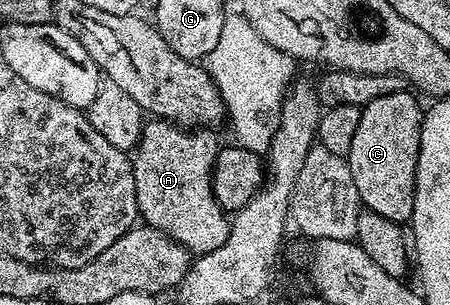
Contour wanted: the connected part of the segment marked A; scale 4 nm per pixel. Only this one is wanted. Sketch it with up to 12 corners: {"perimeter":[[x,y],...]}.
{"perimeter":[[144,122],[142,222],[195,257],[225,245],[211,129]]}

